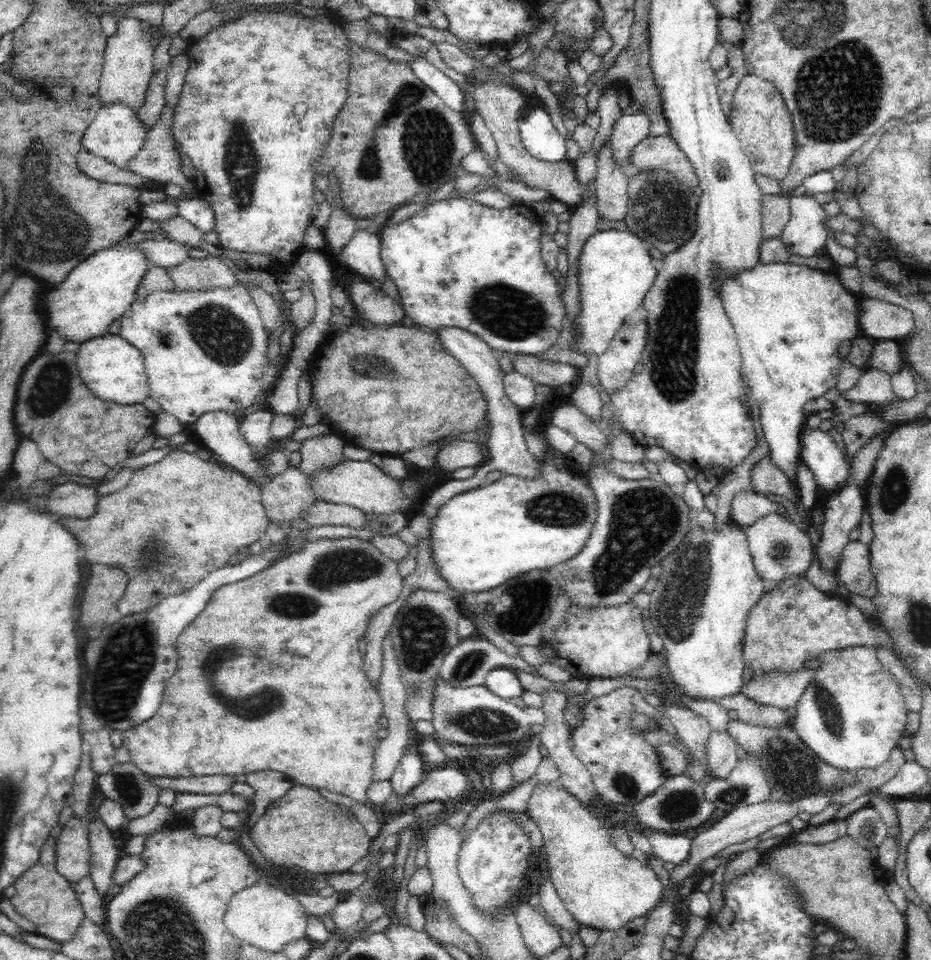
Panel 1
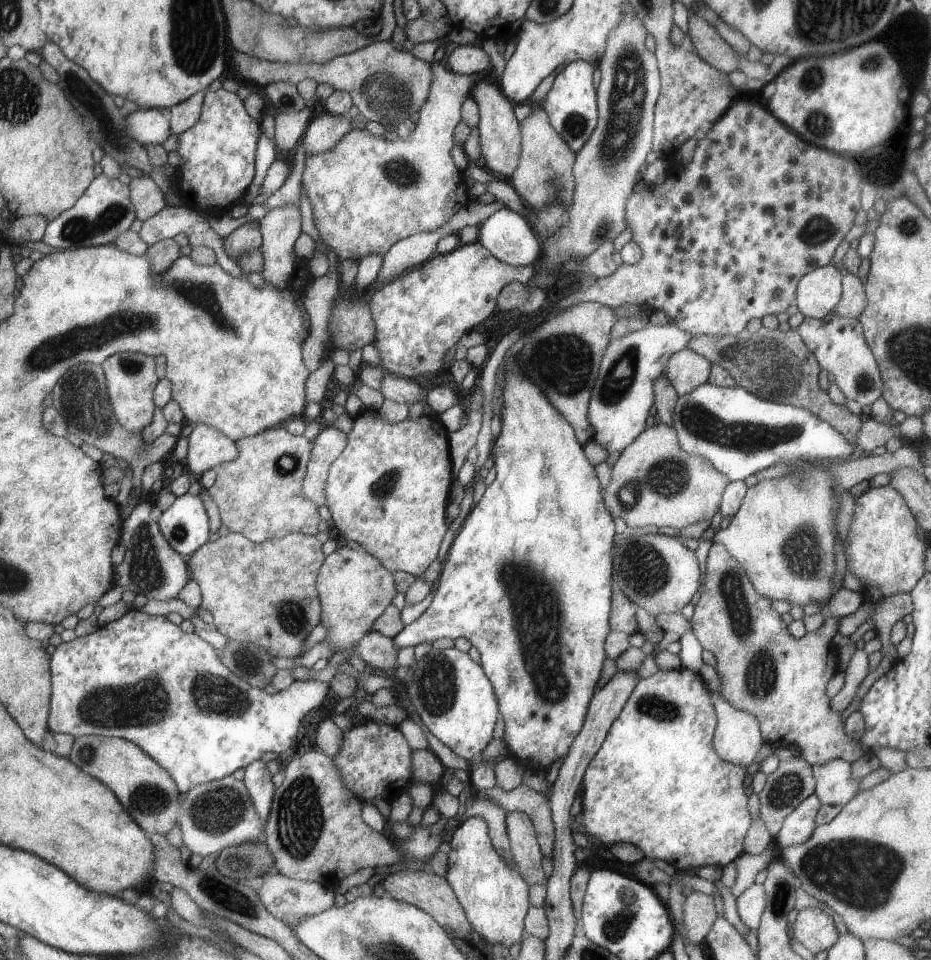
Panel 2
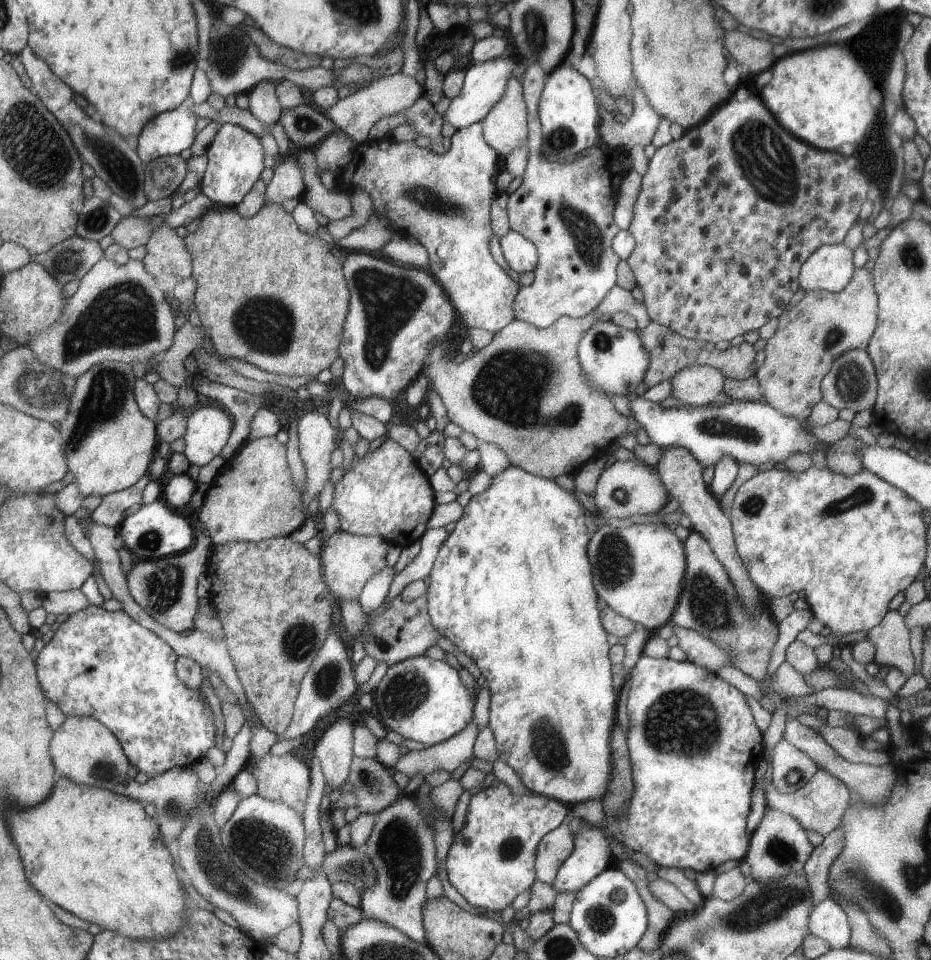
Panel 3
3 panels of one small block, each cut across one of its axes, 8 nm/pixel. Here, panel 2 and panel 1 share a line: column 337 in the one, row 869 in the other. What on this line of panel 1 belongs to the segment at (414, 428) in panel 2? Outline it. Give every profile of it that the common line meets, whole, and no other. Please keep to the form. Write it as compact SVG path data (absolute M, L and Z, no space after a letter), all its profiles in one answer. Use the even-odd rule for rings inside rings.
M506 812L488 814L469 832L459 853L459 874L480 910L496 910L522 888L525 874L530 871L528 860L532 850L522 826Z

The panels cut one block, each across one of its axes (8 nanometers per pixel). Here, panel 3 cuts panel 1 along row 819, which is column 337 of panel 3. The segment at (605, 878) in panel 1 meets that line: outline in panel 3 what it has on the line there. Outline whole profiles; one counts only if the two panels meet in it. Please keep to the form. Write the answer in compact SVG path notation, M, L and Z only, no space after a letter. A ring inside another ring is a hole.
M344 531L336 532L322 542L320 560L323 560L328 588L337 600L356 600L366 582L386 566L386 556L390 543L381 536L358 536Z

